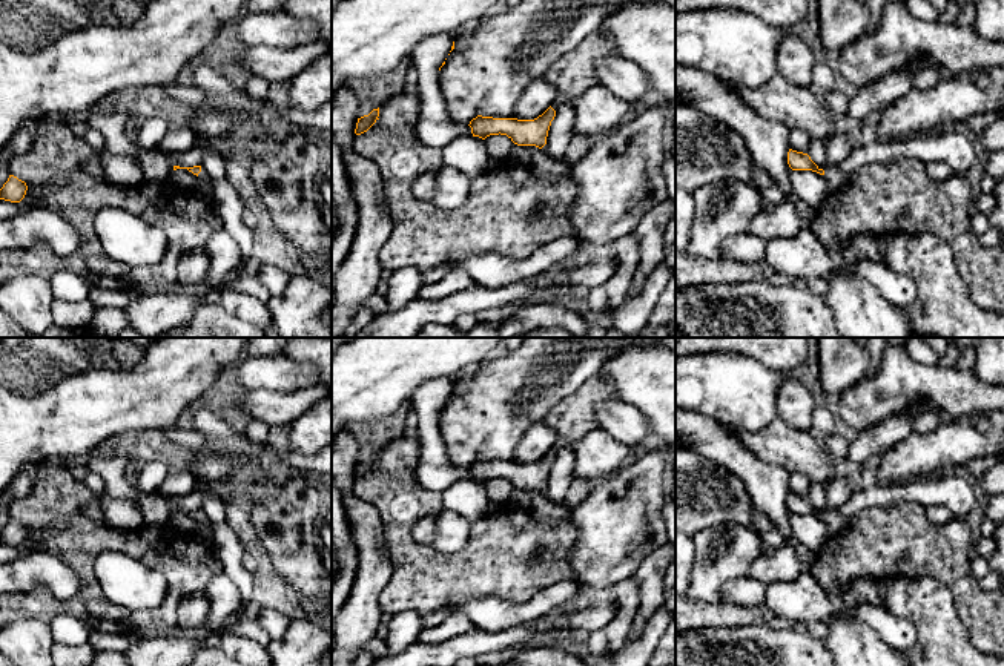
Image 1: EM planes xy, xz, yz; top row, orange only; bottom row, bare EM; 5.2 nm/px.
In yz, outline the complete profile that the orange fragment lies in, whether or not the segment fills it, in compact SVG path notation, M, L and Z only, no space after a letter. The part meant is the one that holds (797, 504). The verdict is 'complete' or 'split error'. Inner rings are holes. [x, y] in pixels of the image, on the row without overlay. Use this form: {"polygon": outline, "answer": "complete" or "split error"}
{"polygon": "M789 493L788 496L788 508L792 514L812 514L823 519L826 522L829 534L837 534L843 531L849 523L849 520L841 517L838 513L827 513L824 516L811 503L807 497L797 496L792 493Z", "answer": "split error"}

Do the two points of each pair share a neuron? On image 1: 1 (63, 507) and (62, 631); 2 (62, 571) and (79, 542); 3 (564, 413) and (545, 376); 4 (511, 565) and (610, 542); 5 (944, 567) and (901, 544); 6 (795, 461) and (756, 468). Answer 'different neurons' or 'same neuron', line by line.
1: different neurons
2: different neurons
3: different neurons
4: different neurons
5: same neuron
6: different neurons

